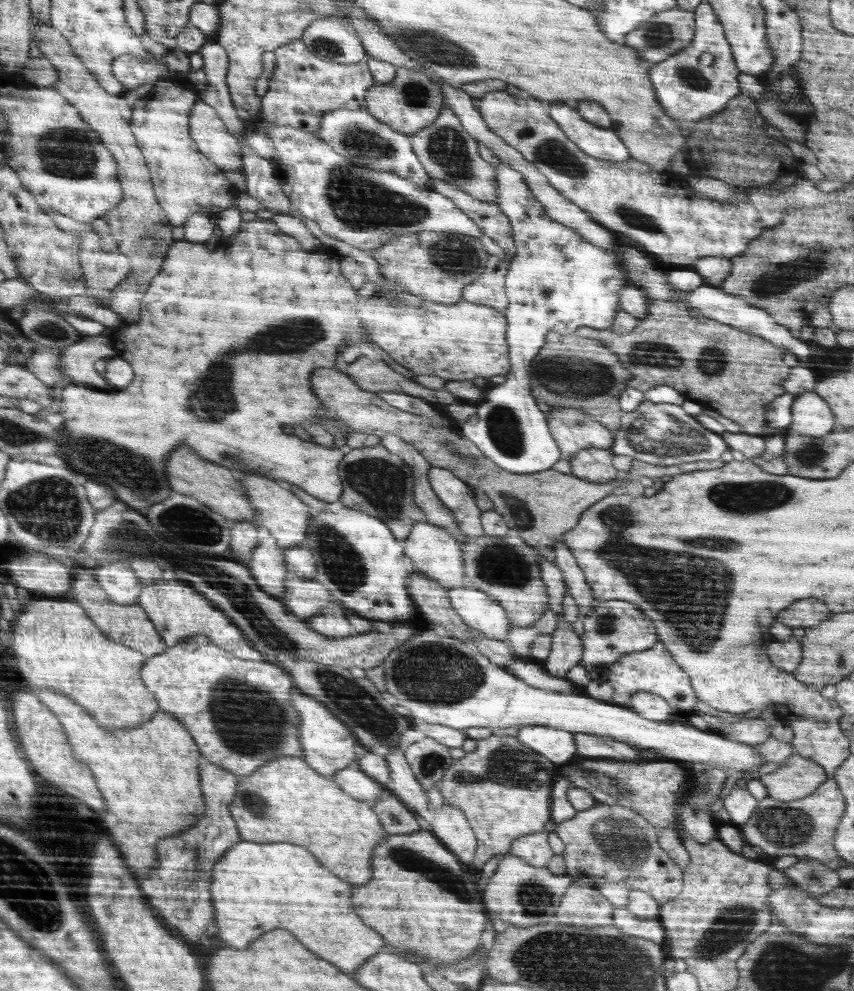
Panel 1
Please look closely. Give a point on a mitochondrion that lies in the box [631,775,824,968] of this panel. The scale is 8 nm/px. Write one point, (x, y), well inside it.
(732, 926)

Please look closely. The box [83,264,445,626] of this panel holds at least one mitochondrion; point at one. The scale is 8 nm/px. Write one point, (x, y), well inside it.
(213, 401)

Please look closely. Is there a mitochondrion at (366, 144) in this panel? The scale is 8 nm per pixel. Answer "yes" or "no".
yes

